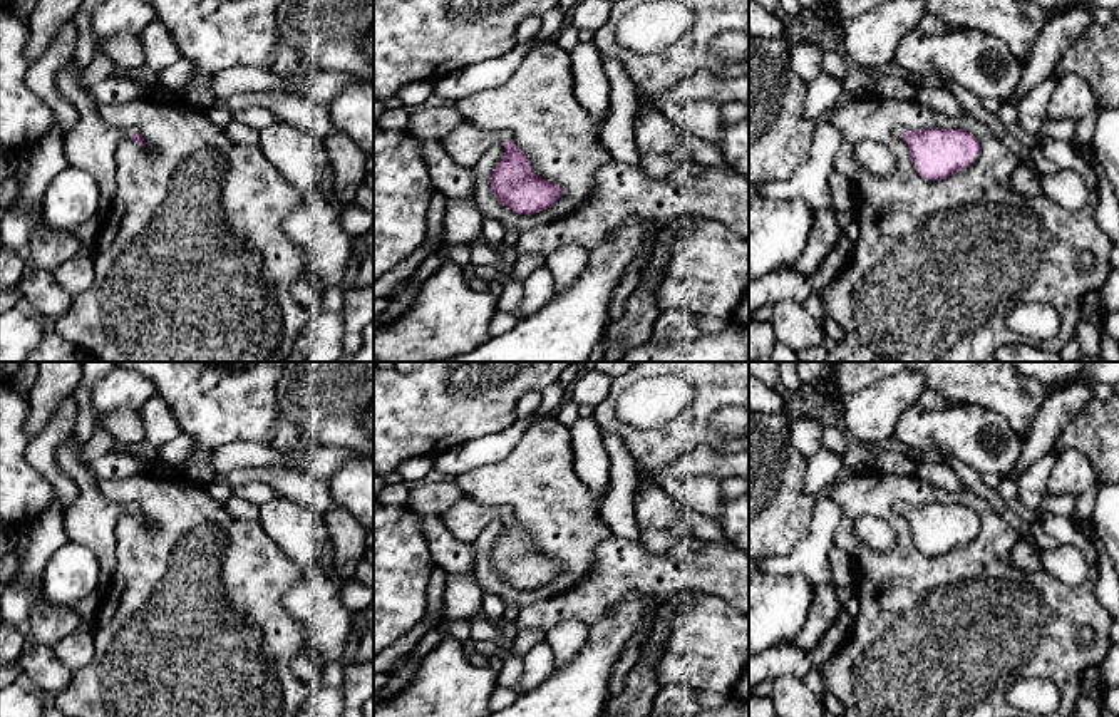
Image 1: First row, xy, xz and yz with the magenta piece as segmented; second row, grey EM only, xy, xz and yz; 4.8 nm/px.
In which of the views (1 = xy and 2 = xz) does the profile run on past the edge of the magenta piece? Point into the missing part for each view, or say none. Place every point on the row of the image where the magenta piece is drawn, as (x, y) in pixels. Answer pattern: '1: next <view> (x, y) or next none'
1: next xy (91, 144)
2: next xz (466, 144)

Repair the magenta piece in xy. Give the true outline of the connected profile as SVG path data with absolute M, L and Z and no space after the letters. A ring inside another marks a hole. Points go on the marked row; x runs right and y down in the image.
M74 57L57 72L55 87L70 101L79 114L79 124L64 137L64 149L70 166L87 171L99 184L99 213L106 219L117 193L116 183L116 147L122 136L146 147L136 129L114 129L107 126L89 87L82 84L85 69L74 65Z

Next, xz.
M464 121L442 141L447 154L462 168L474 168L496 142L504 146L504 154L489 178L489 186L503 206L516 214L534 214L565 194L561 186L533 173L529 157L508 132L489 132Z

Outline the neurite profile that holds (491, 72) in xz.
M536 39L534 42L516 44L508 54L462 67L436 80L434 95L456 104L462 97L501 85L538 42Z

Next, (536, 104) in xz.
M538 42L506 82L454 106L472 126L508 132L529 157L533 173L565 189L544 211L513 213L489 186L504 144L489 146L474 166L474 201L484 218L499 221L506 231L521 235L581 208L593 194L598 169L611 159L601 141L603 124L576 101L571 54L554 42Z

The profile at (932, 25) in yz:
M925 13L916 28L928 35L938 35L950 30L957 30L958 27L948 25L945 20Z

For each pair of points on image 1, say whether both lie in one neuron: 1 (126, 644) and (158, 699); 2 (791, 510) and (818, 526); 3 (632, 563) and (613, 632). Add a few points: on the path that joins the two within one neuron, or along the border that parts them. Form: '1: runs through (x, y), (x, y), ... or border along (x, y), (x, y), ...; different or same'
1: runs through (139, 657), (158, 675), (158, 686); same
2: border along (819, 496), (808, 533), (786, 553); different
3: border along (660, 597), (650, 592), (629, 590), (593, 622); different

